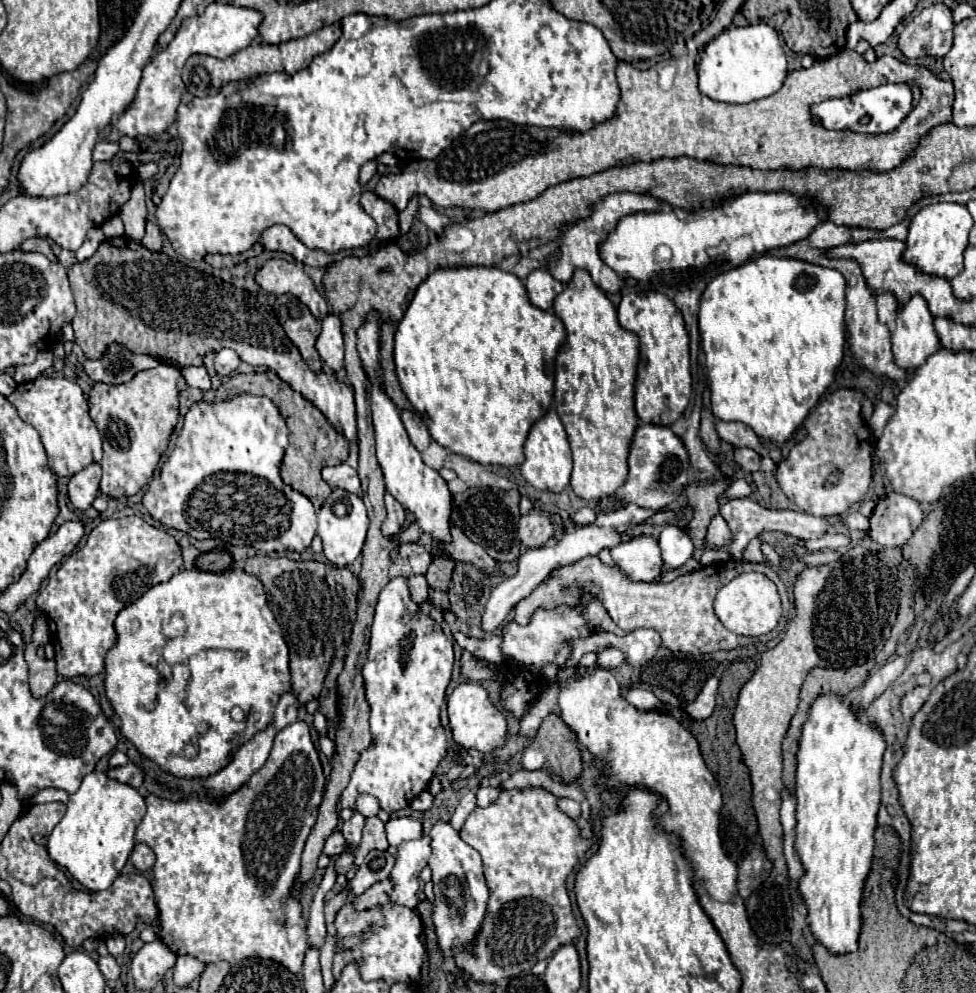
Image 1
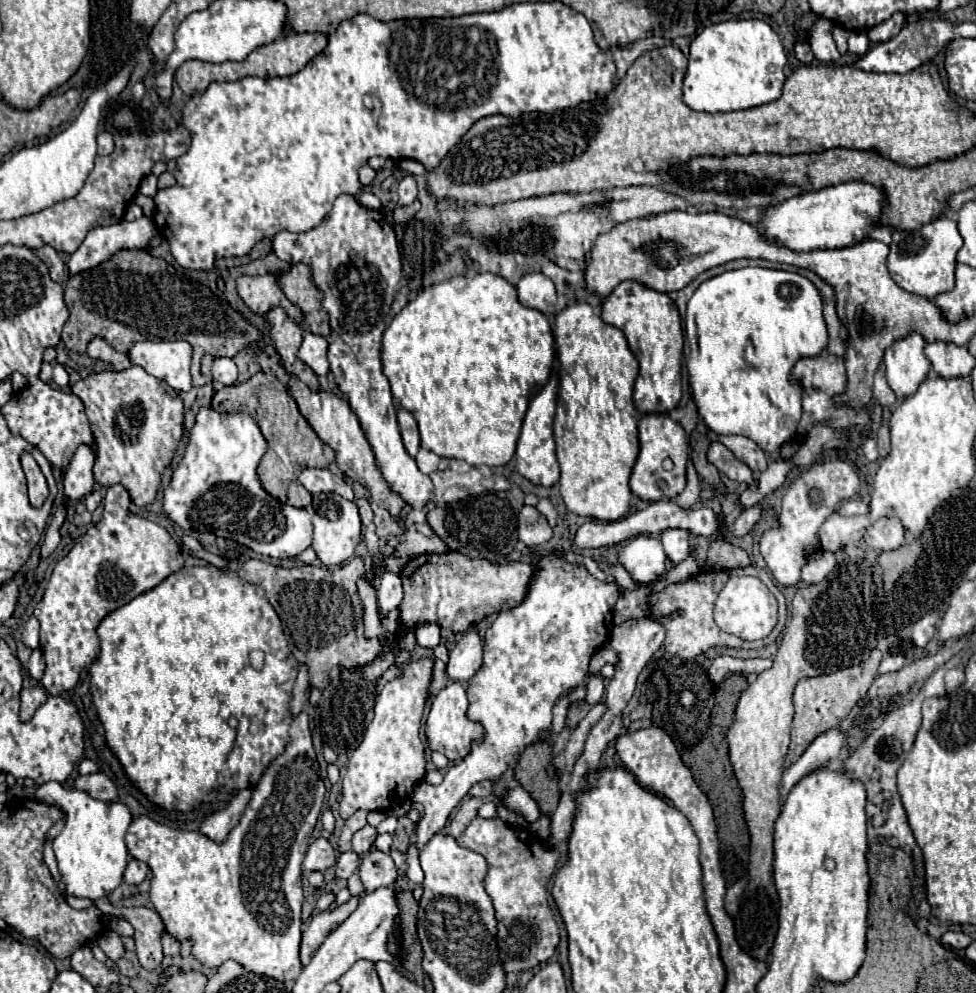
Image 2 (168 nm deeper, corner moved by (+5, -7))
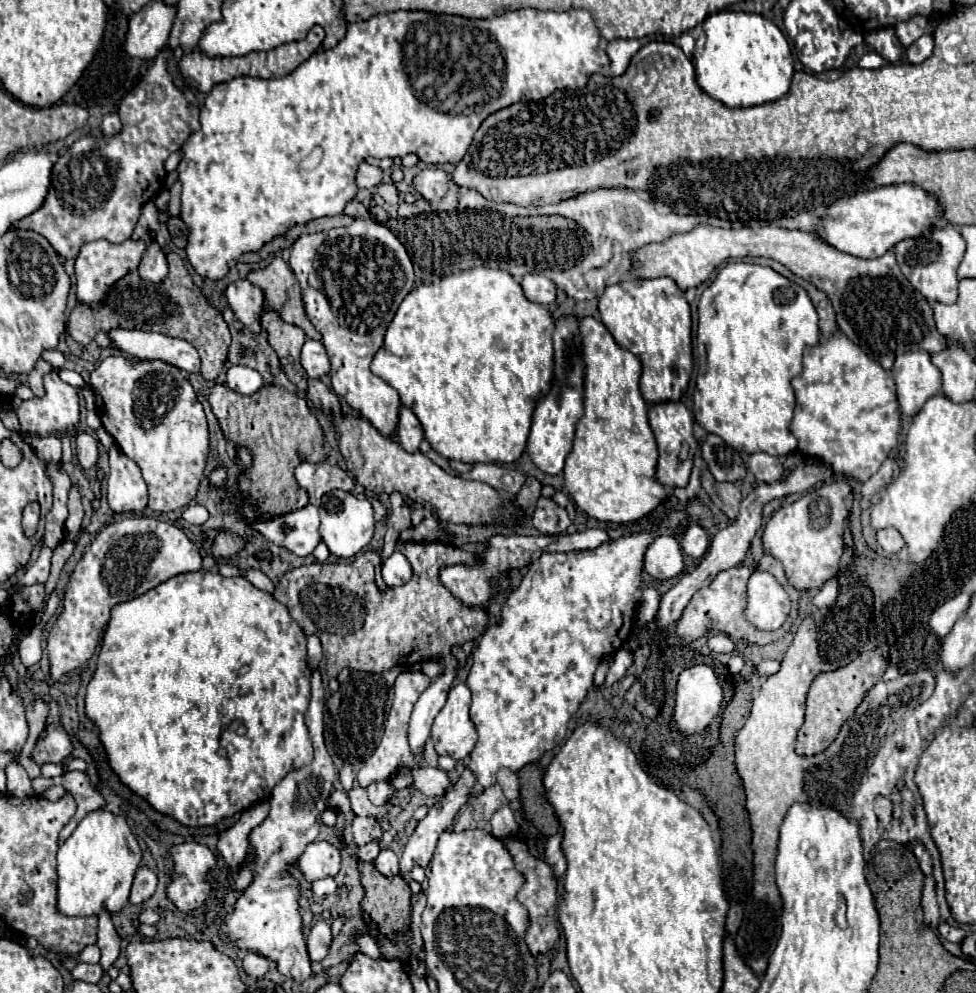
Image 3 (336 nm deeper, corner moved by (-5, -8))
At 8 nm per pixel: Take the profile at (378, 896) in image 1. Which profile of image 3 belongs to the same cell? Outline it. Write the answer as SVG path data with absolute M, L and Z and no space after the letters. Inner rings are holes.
M327 920L317 922L307 936L307 950L309 950L309 958L311 962L321 962L327 954L329 954L329 946L333 942L333 934L331 934L331 924Z

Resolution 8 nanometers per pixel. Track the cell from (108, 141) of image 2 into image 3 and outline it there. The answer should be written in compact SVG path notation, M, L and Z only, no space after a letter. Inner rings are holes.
M107 114L103 118L103 124L101 124L101 130L105 136L115 136L121 132L121 122L119 122L119 116L117 114Z

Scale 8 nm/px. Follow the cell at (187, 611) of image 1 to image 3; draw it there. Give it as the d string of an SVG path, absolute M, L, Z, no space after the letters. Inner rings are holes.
M207 570L177 574L147 594L123 602L111 610L111 620L103 636L103 644L97 658L97 670L93 680L87 686L85 710L87 716L97 724L99 738L107 750L109 764L115 774L121 778L125 786L129 786L135 794L145 798L157 812L173 816L177 822L185 826L211 826L221 818L229 818L245 808L251 802L267 800L277 782L285 778L287 772L295 770L295 766L305 766L311 762L311 738L303 716L311 698L311 672L307 670L307 638L301 626L291 618L289 610L275 600L273 594L255 588L245 578L225 578L221 574L211 574Z

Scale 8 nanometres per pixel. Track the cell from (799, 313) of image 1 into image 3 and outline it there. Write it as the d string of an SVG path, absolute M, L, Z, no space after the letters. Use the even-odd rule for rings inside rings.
M743 262L727 264L699 298L697 342L705 346L707 360L699 368L693 394L695 420L709 434L717 434L729 446L735 446L735 450L749 454L759 450L771 456L787 456L793 452L797 448L797 438L791 432L795 408L791 380L802 371L803 348L807 344L819 344L819 316L805 288L769 266Z

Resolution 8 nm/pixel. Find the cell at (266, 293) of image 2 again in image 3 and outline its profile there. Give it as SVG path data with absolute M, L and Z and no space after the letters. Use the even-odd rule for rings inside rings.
M249 280L231 282L225 296L235 312L235 316L255 334L261 332L261 314L265 312L265 294L261 288L253 286Z

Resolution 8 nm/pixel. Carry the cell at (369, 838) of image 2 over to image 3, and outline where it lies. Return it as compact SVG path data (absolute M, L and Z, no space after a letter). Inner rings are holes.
M359 816L353 820L353 840L357 846L365 846L373 840L381 840L381 836L383 836L383 830L377 820L359 818Z

